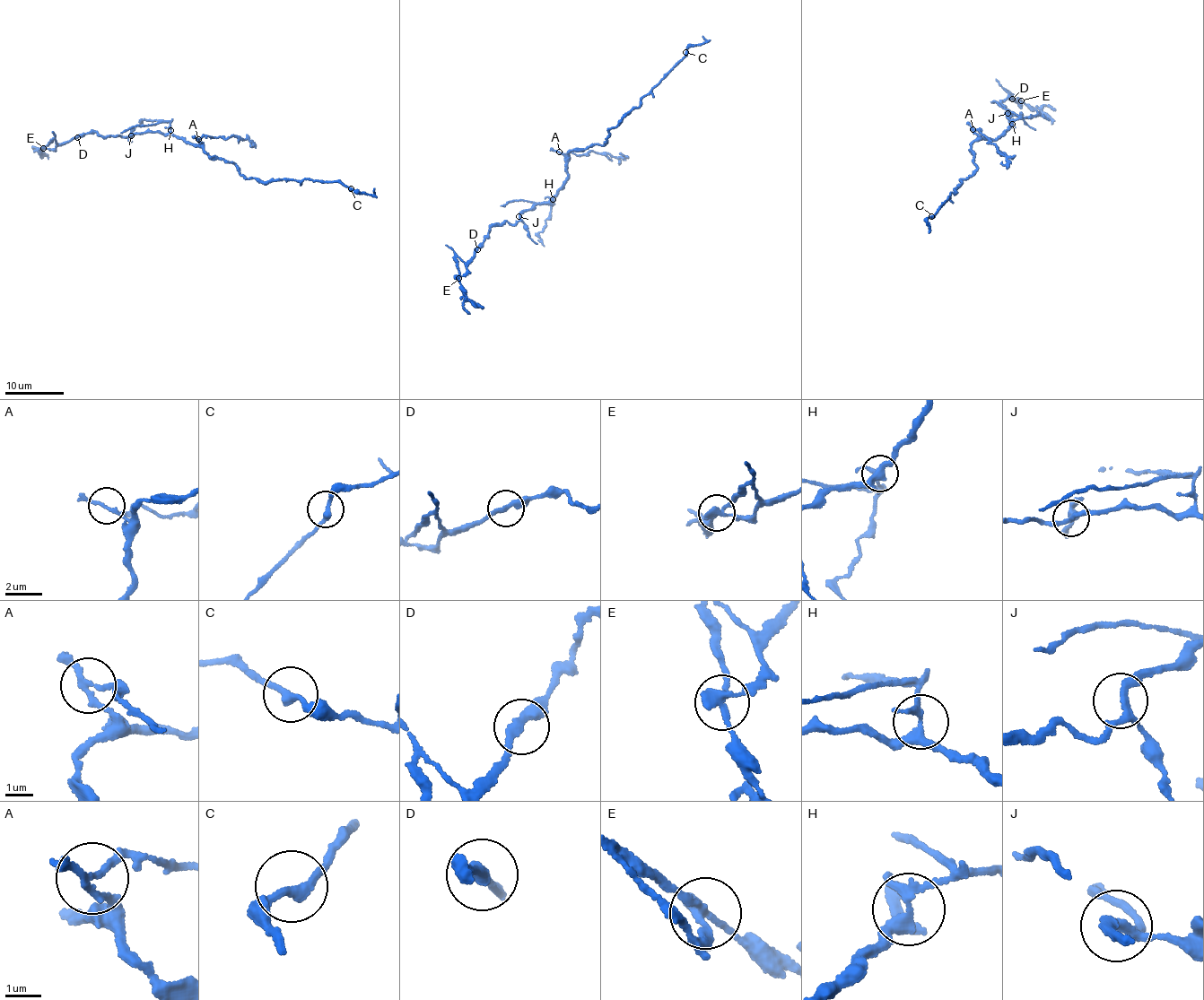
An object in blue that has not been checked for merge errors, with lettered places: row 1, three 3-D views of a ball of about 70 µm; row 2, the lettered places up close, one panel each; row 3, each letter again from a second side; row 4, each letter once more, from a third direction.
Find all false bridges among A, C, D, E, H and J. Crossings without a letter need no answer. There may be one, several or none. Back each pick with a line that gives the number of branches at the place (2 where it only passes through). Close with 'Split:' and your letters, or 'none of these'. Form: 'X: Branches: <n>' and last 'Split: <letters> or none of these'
A: Branches: 3
E: Branches: 3
H: Branches: 4
Split: A, E, H

